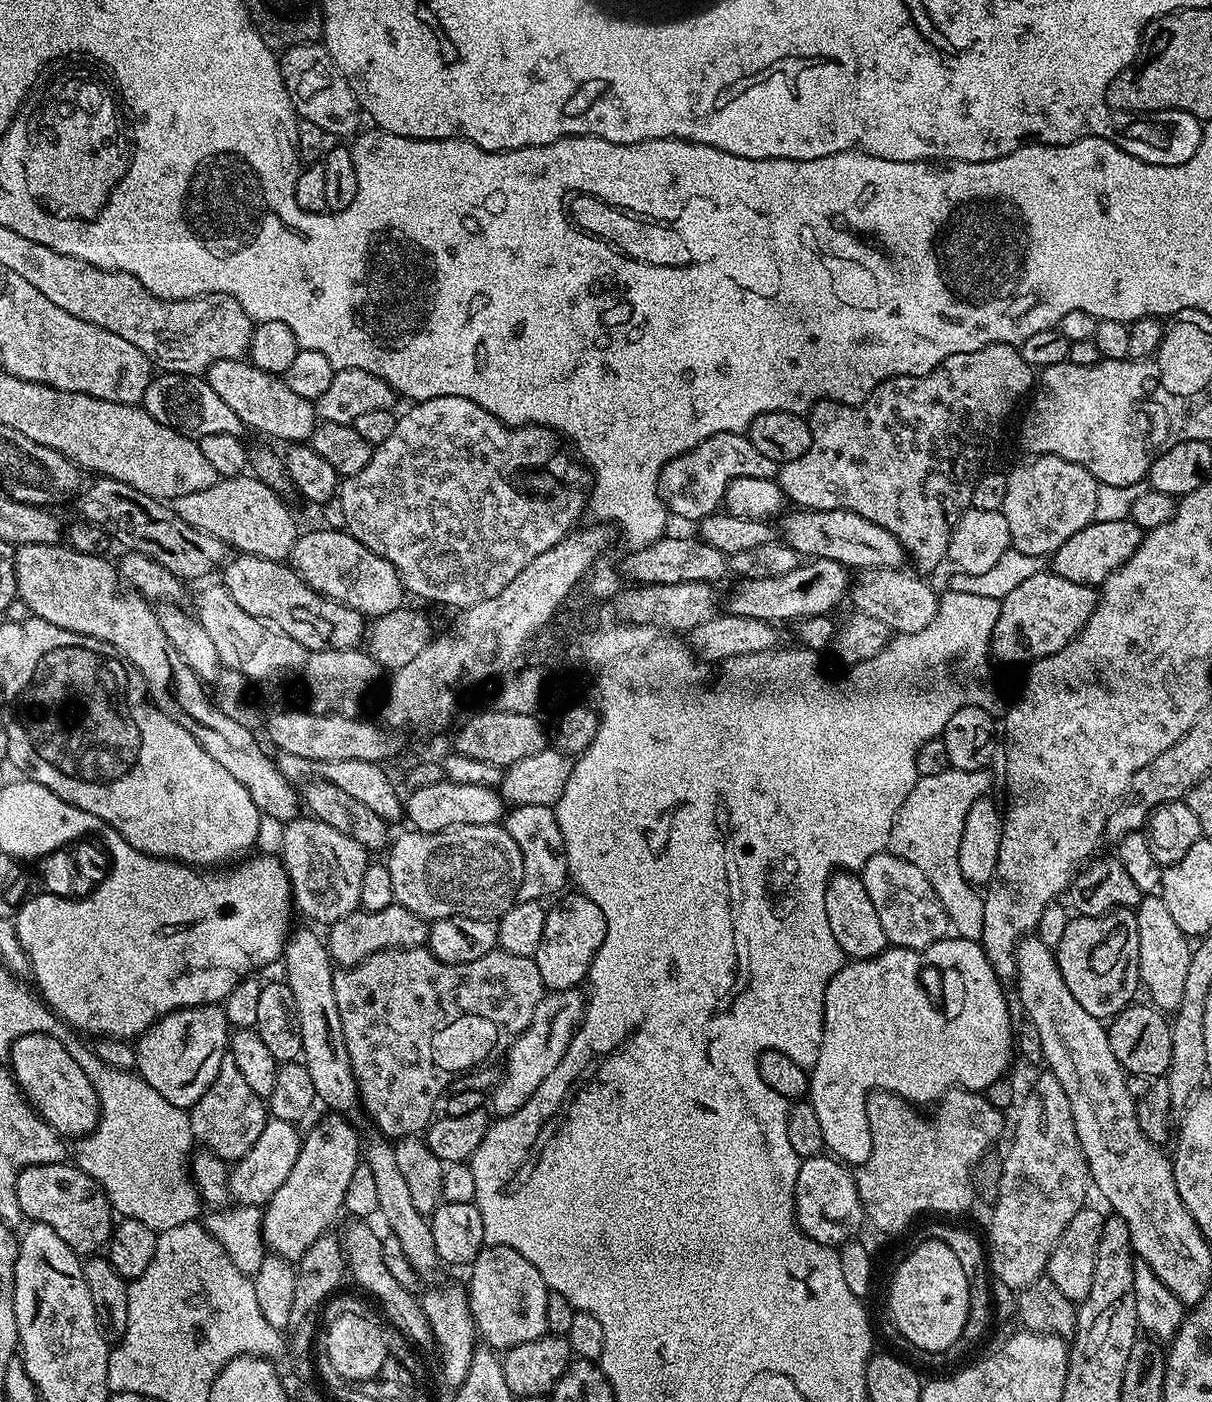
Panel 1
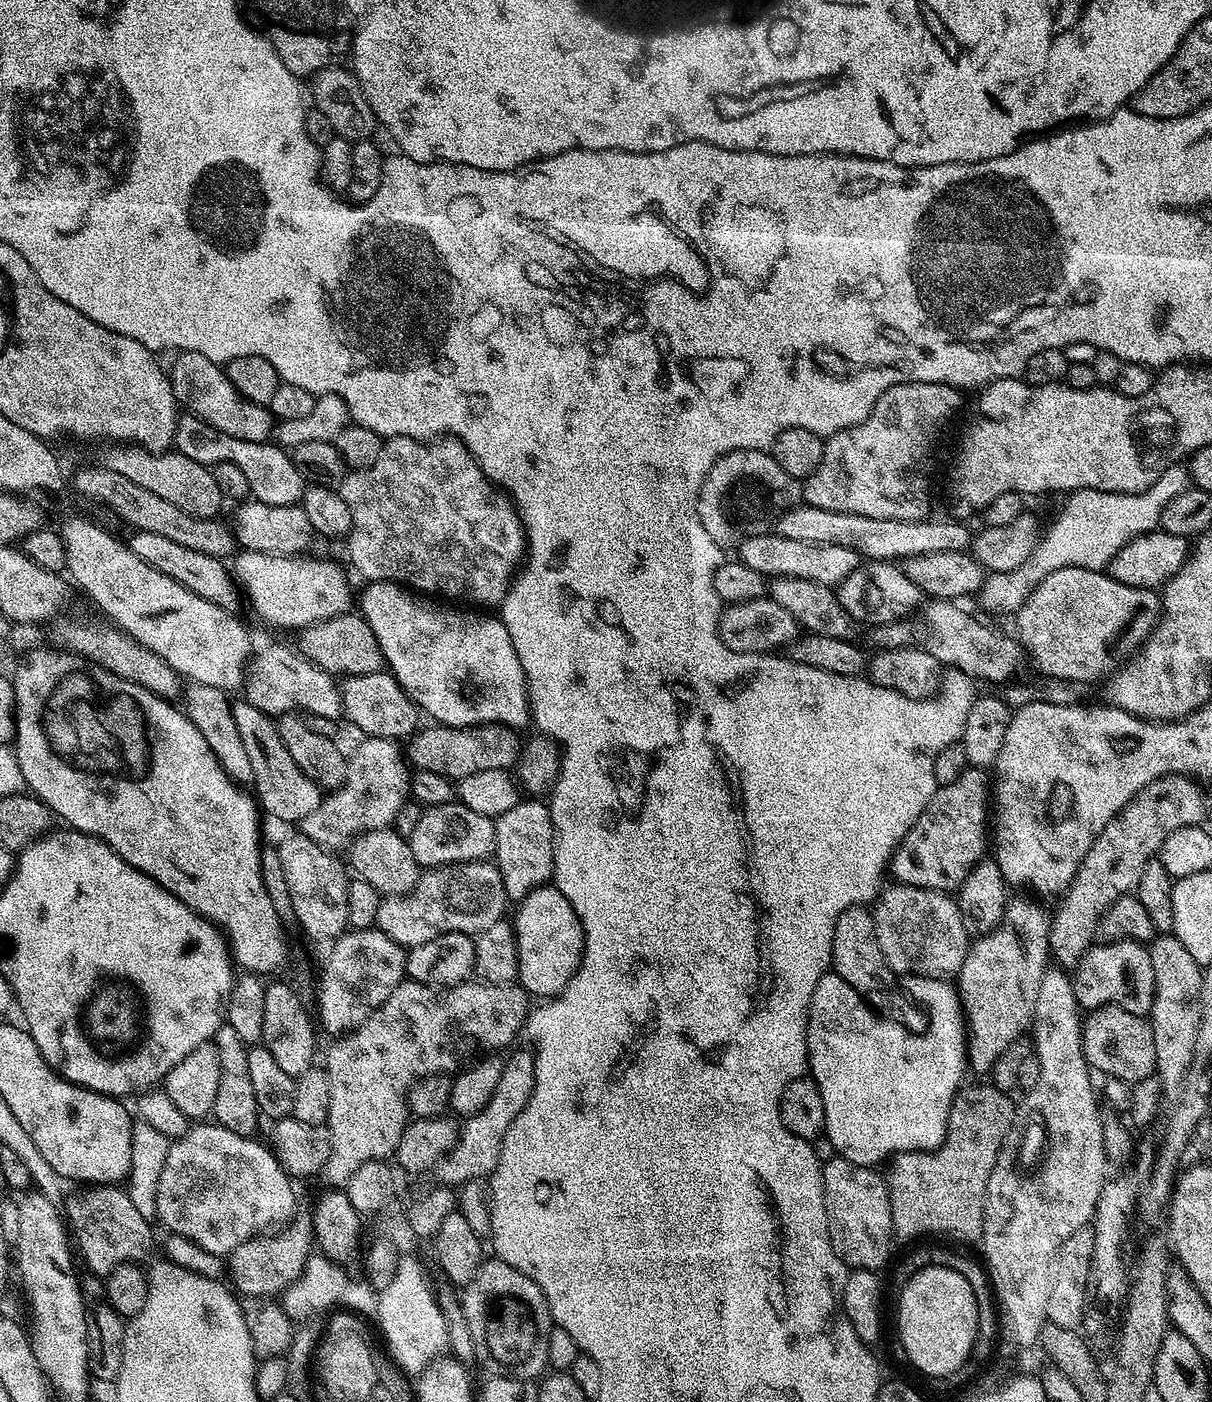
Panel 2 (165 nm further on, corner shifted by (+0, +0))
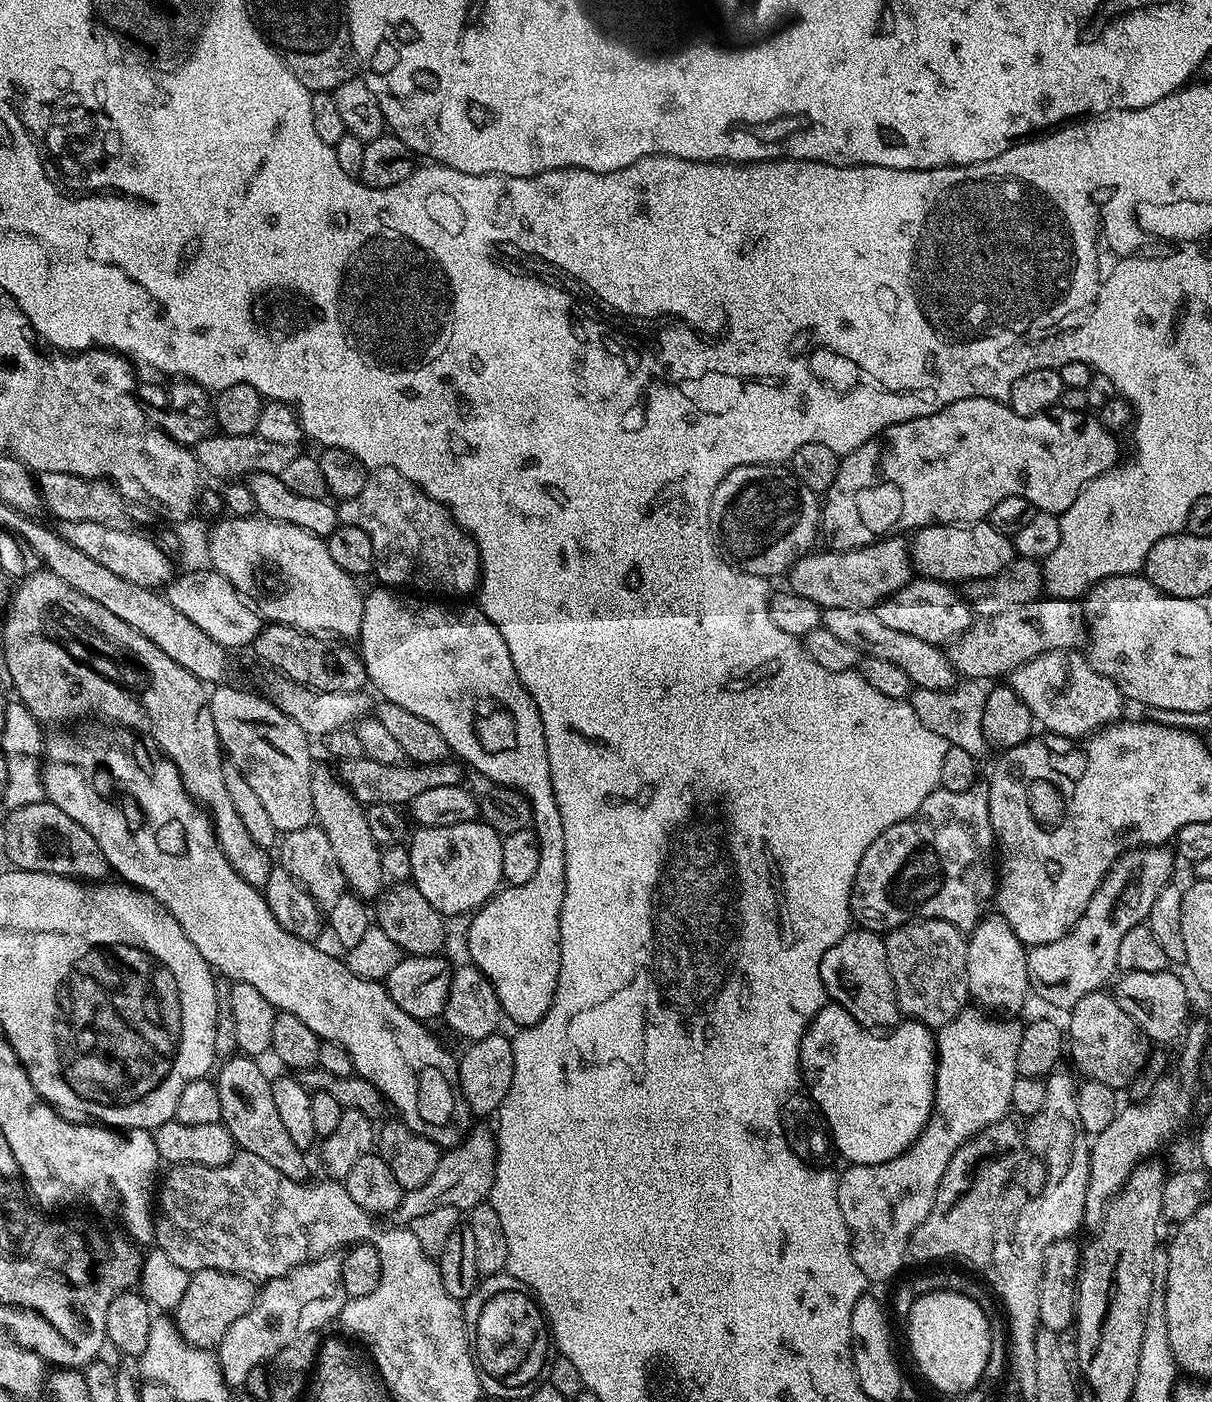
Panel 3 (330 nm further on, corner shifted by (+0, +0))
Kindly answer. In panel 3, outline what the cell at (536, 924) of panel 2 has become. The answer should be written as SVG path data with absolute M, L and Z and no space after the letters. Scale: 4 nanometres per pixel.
M376 586L364 597L364 609L362 610L362 630L358 637L358 653L365 664L365 672L368 675L367 683L377 688L384 695L383 699L394 706L402 706L402 710L410 710L410 714L418 714L418 718L426 718L442 738L446 738L448 751L453 757L459 758L469 769L473 768L480 776L485 776L489 780L489 785L501 788L512 788L518 791L528 800L532 807L531 827L534 829L538 842L540 843L540 857L538 858L538 870L530 882L522 882L522 886L504 886L497 891L495 896L484 903L481 908L476 909L472 920L468 924L468 956L467 959L475 964L476 969L496 987L498 1002L501 1013L508 1016L516 1023L516 1026L527 1026L538 1024L539 1021L549 1012L552 1006L552 999L556 993L556 983L560 973L560 945L562 937L560 935L560 911L564 905L564 895L566 894L566 833L562 830L562 818L564 815L558 810L558 802L554 798L552 789L552 779L550 778L550 762L546 754L546 734L544 733L544 723L538 714L538 706L532 701L532 696L524 688L524 684L518 678L518 670L514 670L514 658L510 658L510 650L506 646L498 626L486 618L486 614L478 606L472 608L447 608L444 604L435 604L432 598L417 598L412 594L397 594L391 587Z

